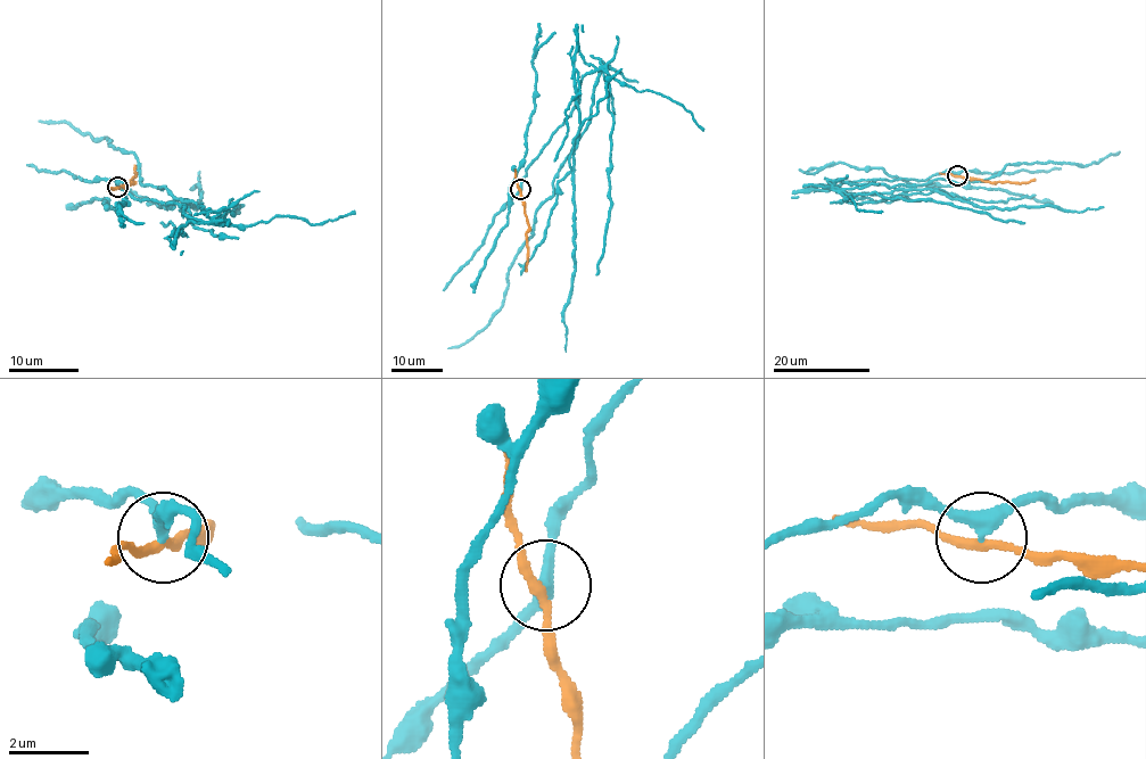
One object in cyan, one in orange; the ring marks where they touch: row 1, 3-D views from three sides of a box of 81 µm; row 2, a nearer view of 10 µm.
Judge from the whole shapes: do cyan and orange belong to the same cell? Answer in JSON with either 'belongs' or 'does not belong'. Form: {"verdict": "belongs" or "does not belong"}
{"verdict": "does not belong"}

